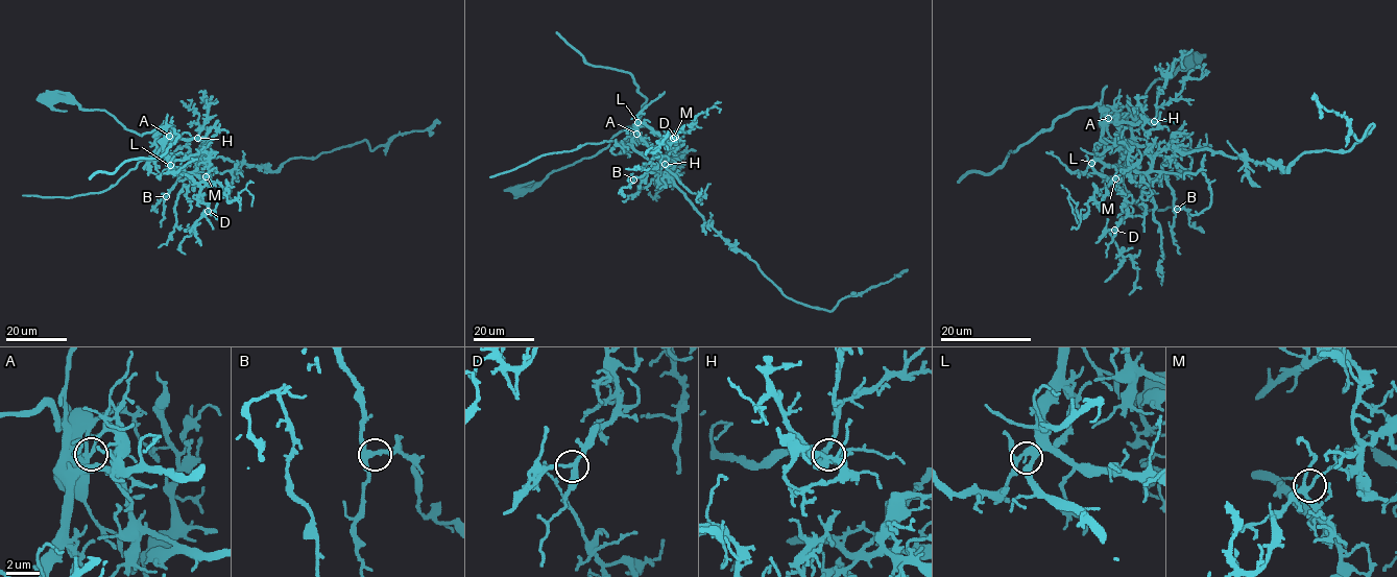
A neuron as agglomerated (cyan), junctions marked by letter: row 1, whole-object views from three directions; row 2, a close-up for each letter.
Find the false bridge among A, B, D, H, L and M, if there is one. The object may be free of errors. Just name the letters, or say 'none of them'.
A

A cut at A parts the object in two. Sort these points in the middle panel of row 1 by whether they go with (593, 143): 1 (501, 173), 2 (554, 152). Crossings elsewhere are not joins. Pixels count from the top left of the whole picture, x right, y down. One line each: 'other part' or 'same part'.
1: same part
2: same part

